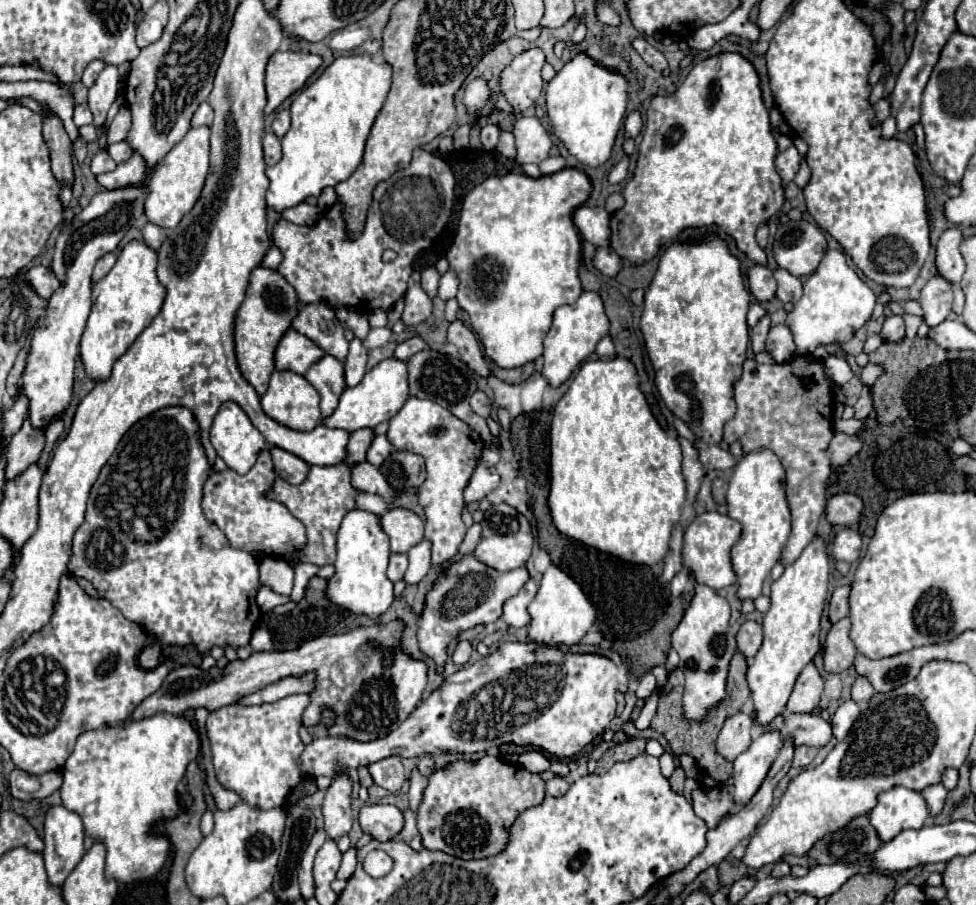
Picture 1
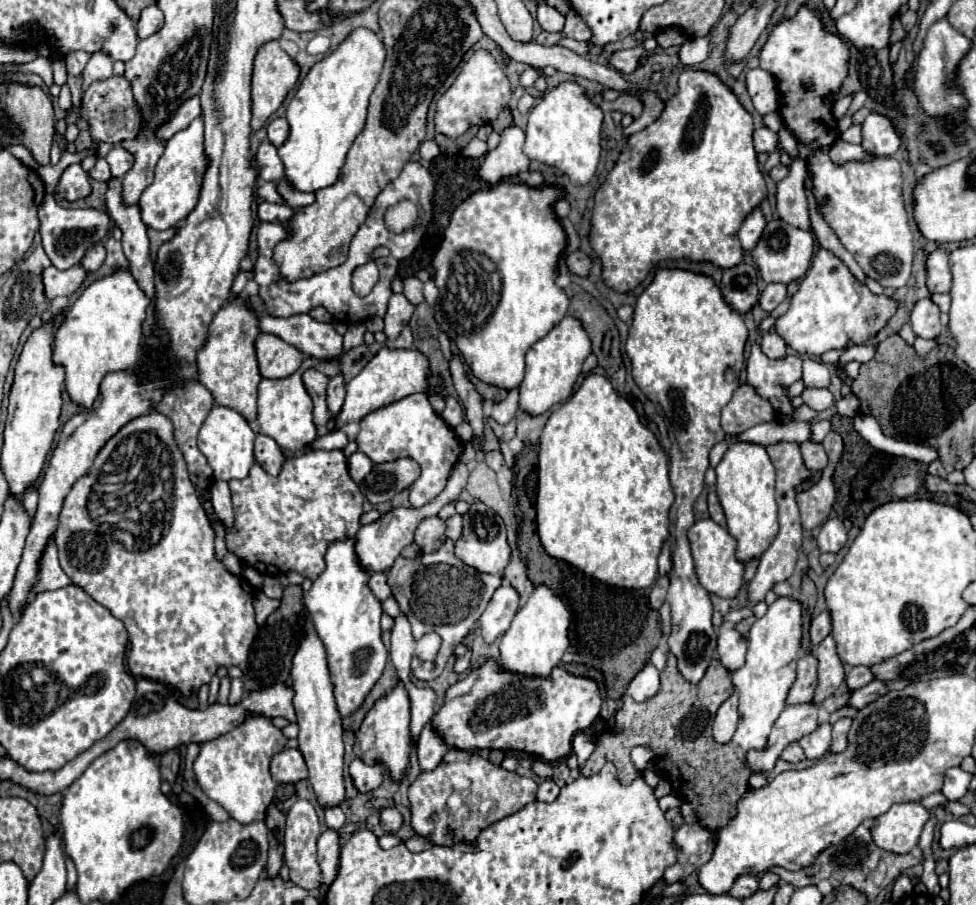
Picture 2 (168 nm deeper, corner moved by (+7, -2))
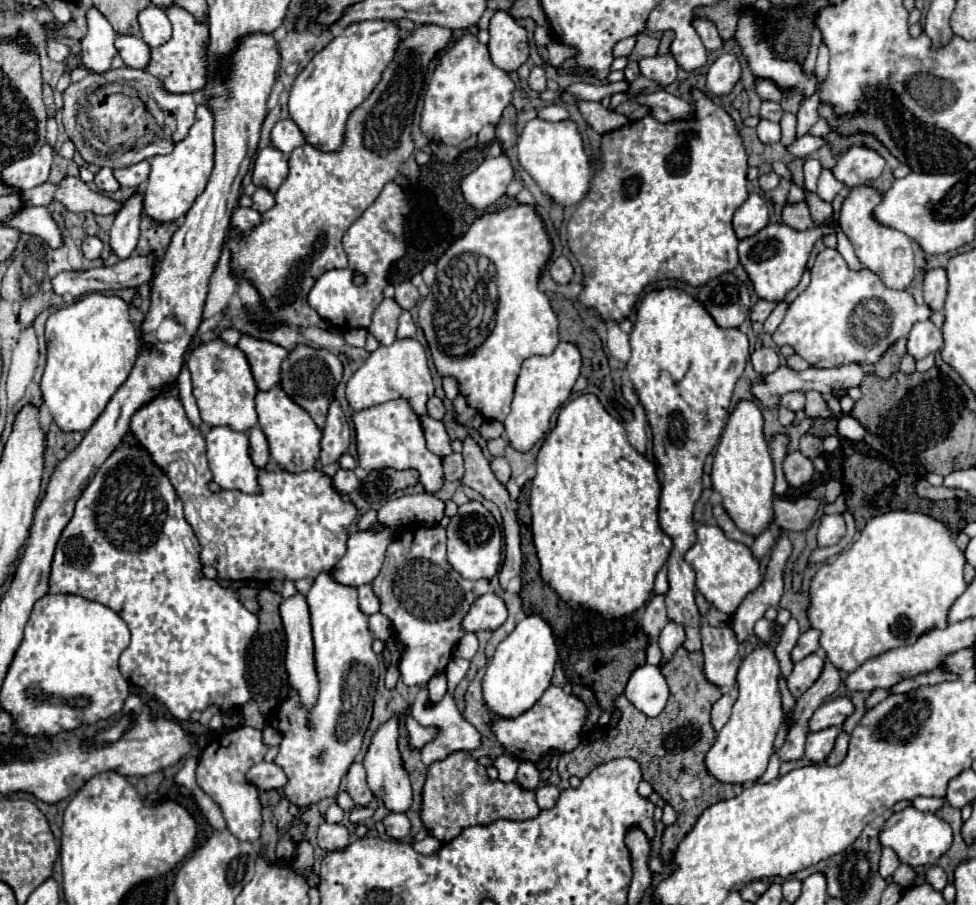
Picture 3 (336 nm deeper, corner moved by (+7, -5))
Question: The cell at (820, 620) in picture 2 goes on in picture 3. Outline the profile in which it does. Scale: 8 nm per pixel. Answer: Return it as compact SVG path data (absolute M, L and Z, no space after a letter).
M813 628L807 630L805 634L801 634L801 638L797 640L797 646L791 650L791 660L793 662L799 662L805 656L817 652L819 650L819 636L821 636L821 632L819 630L813 630Z

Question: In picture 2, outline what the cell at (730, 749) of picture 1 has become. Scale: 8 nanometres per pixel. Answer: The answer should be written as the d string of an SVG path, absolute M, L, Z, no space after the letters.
M733 693L717 711L715 723L713 723L713 739L721 745L731 743L733 731L737 731L739 713L737 713L737 695Z

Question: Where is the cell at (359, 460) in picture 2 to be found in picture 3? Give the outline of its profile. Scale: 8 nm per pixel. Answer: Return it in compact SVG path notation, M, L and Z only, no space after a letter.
M337 470L337 474L333 476L333 488L341 496L349 496L357 486L359 486L359 478L355 476L353 470Z

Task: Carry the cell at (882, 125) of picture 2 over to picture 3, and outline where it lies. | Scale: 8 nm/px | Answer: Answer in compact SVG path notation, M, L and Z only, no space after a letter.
M853 146L833 166L833 176L851 190L855 186L867 186L877 180L883 166L885 160L875 150L869 150L865 146Z

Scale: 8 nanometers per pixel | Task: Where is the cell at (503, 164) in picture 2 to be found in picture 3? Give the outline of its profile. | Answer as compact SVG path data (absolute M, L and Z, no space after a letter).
M501 154L499 158L483 160L477 170L461 180L465 202L475 210L485 210L505 194L509 182L513 180L513 174L515 170L505 154Z

